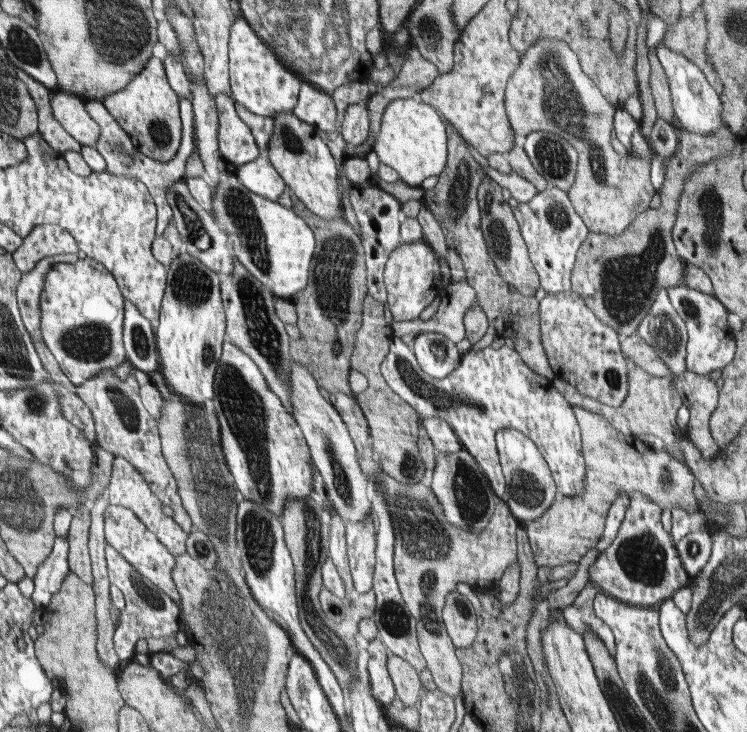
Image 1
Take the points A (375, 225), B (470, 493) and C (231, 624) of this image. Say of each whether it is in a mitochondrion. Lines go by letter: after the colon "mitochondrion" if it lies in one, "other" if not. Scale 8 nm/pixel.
A: other
B: mitochondrion
C: mitochondrion

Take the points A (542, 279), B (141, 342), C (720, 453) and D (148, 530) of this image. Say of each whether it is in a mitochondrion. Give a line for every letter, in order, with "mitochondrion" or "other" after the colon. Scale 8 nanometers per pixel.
A: other
B: mitochondrion
C: other
D: other

